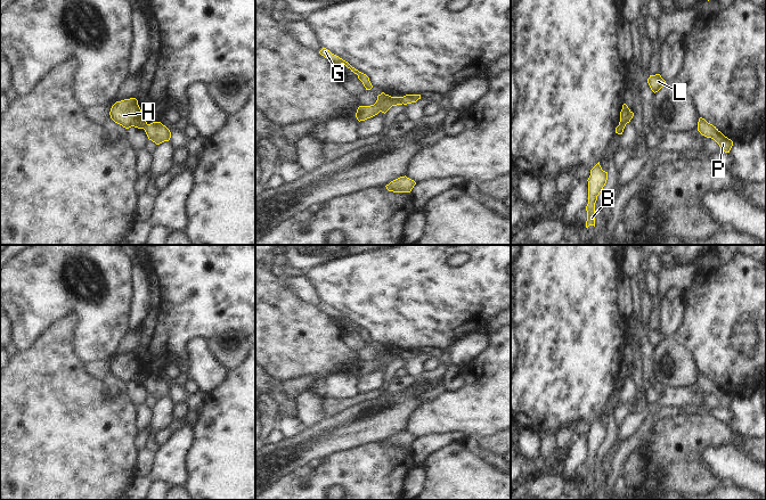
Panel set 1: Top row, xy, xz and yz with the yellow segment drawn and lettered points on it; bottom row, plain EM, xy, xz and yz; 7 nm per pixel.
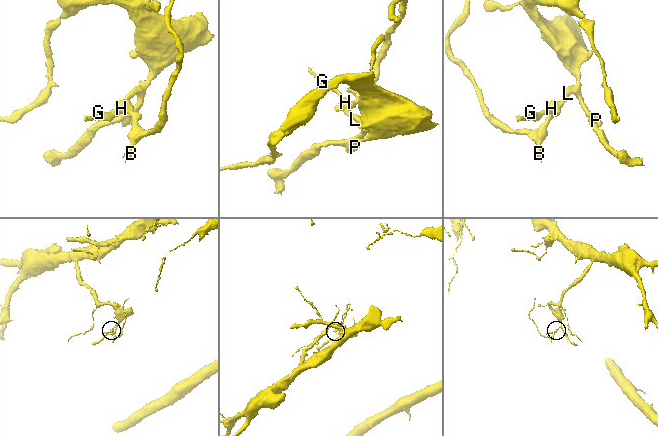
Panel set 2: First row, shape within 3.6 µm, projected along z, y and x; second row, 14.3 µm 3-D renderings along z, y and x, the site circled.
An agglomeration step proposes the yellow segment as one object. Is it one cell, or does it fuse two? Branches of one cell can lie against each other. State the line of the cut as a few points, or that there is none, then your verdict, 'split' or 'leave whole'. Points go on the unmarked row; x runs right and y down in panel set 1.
xz (399, 352), (402, 358) | split

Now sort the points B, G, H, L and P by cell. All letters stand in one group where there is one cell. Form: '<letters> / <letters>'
B / G H L P

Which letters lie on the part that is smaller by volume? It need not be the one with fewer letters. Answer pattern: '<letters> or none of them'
B

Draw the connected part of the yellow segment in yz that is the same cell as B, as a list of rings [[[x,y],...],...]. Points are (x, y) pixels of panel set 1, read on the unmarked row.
[[[600,417],[590,425],[590,431],[588,433],[588,459],[586,461],[587,476],[586,483],[589,481],[595,482],[595,458],[597,451],[602,446],[608,435],[608,427],[603,426]]]

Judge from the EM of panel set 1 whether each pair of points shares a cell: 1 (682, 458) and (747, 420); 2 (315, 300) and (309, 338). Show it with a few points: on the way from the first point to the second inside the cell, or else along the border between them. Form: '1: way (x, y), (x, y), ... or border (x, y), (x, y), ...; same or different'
1: border (728, 423), (742, 433), (754, 436); different
2: border (291, 289), (304, 301), (318, 308); different

